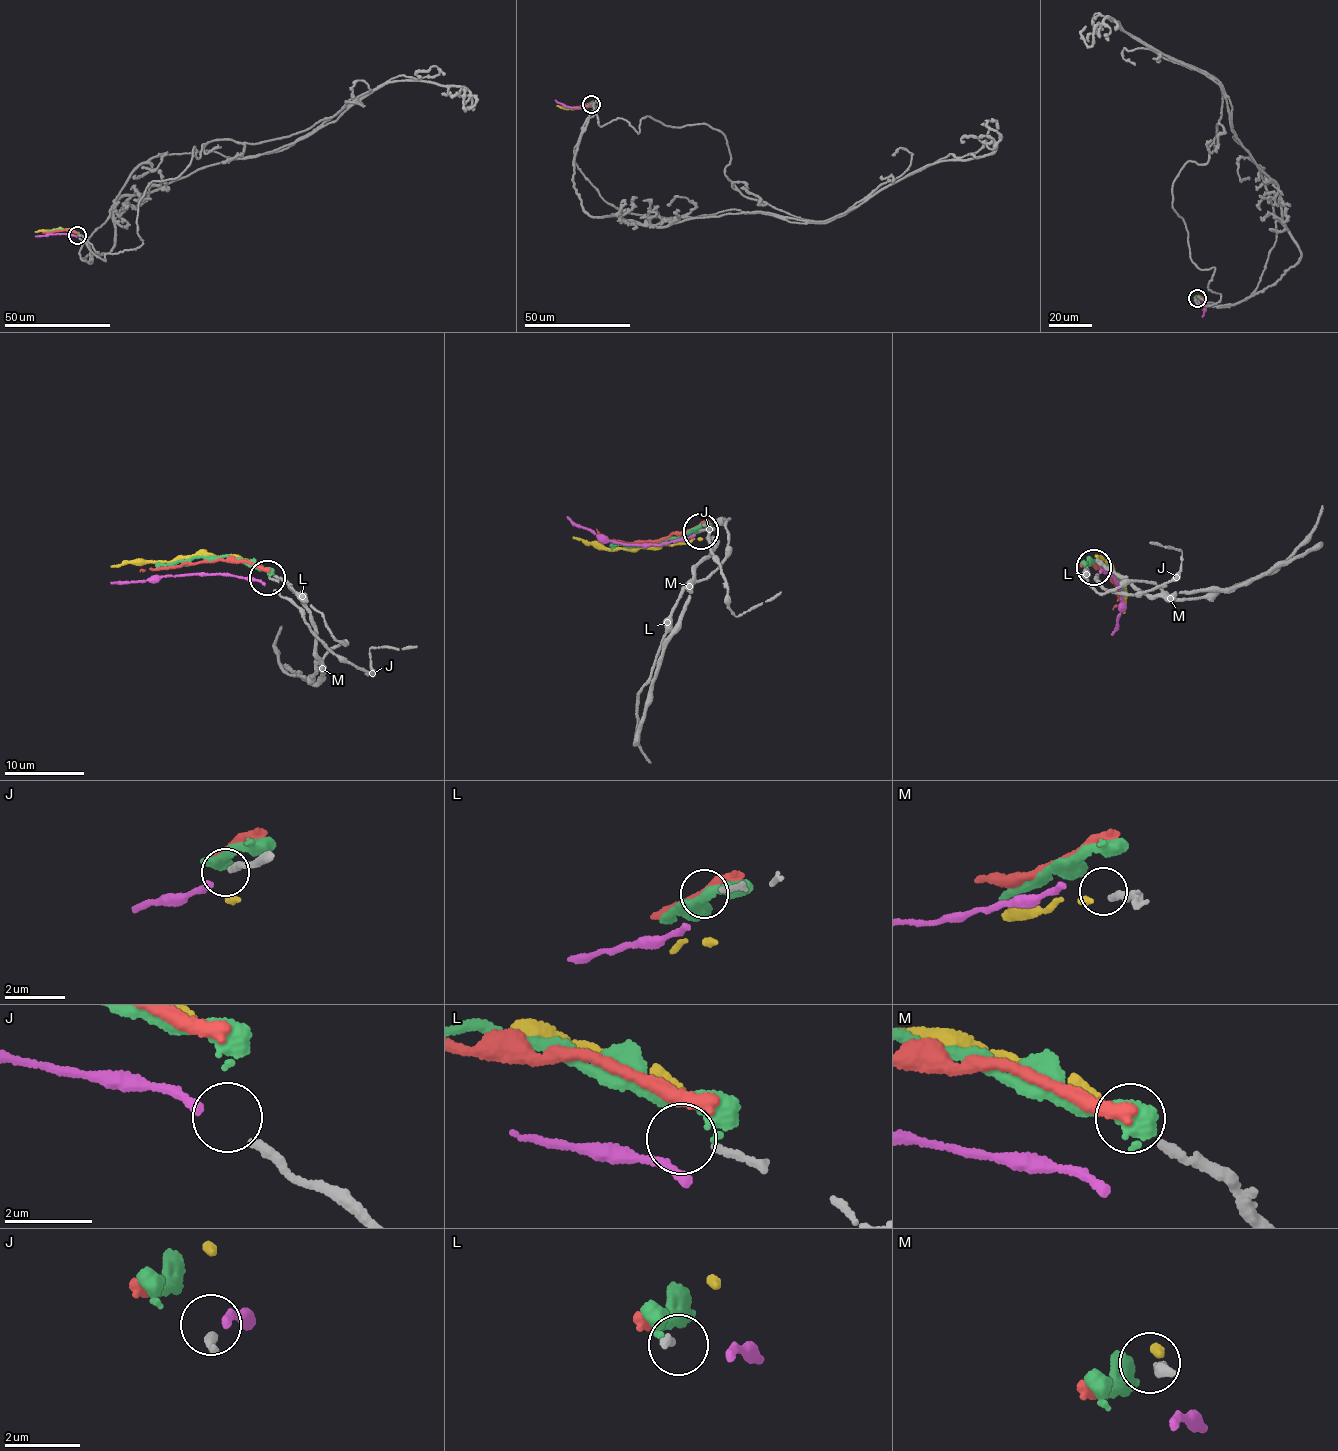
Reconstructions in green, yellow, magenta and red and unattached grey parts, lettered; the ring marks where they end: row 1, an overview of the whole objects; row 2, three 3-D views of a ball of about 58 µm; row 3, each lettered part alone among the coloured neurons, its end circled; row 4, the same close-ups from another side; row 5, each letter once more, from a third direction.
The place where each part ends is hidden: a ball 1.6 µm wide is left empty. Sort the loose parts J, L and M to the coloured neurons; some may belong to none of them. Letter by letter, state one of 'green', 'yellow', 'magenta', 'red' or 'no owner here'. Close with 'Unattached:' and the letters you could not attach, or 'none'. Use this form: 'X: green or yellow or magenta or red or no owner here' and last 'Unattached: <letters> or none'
J: magenta
L: no owner here
M: yellow
Unattached: L

